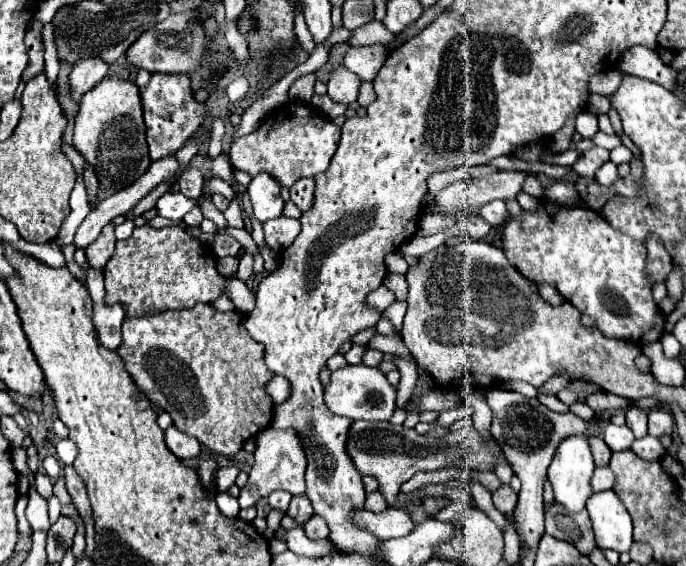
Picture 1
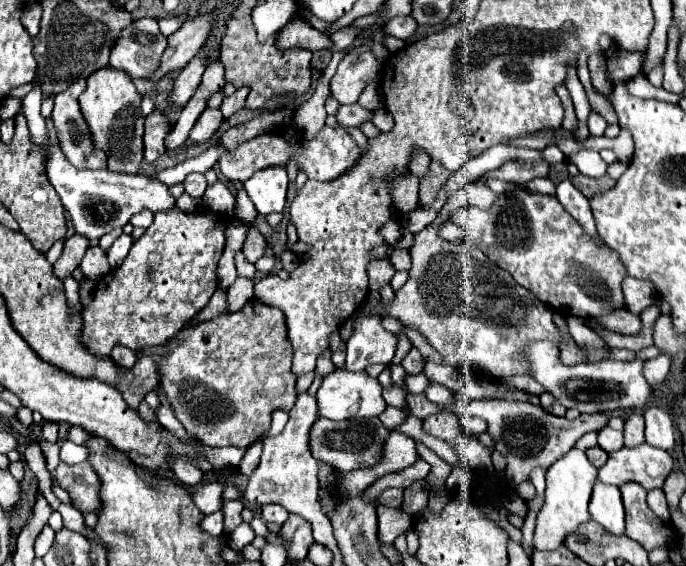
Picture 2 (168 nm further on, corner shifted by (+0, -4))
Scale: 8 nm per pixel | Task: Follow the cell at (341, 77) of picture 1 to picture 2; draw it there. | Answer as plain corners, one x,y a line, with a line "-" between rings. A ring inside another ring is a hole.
360,46
348,52
342,62
338,64
338,70
334,78
330,80
330,92
340,104
354,104
358,102
358,96
364,92
364,88
378,80
382,62
376,60
370,48

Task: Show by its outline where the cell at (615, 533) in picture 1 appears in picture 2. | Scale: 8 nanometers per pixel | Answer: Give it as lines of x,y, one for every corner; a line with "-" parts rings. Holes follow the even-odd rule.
596,480
592,488
592,498
590,498
590,514
592,514
592,520
602,524
608,532
622,536
624,534
624,506
622,506
622,496
618,486

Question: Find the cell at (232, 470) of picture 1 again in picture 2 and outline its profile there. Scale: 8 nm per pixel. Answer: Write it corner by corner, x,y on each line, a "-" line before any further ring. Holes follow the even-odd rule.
218,482
204,484
196,492
192,492
192,502
200,512
212,514
222,508
222,490
224,490
224,486

